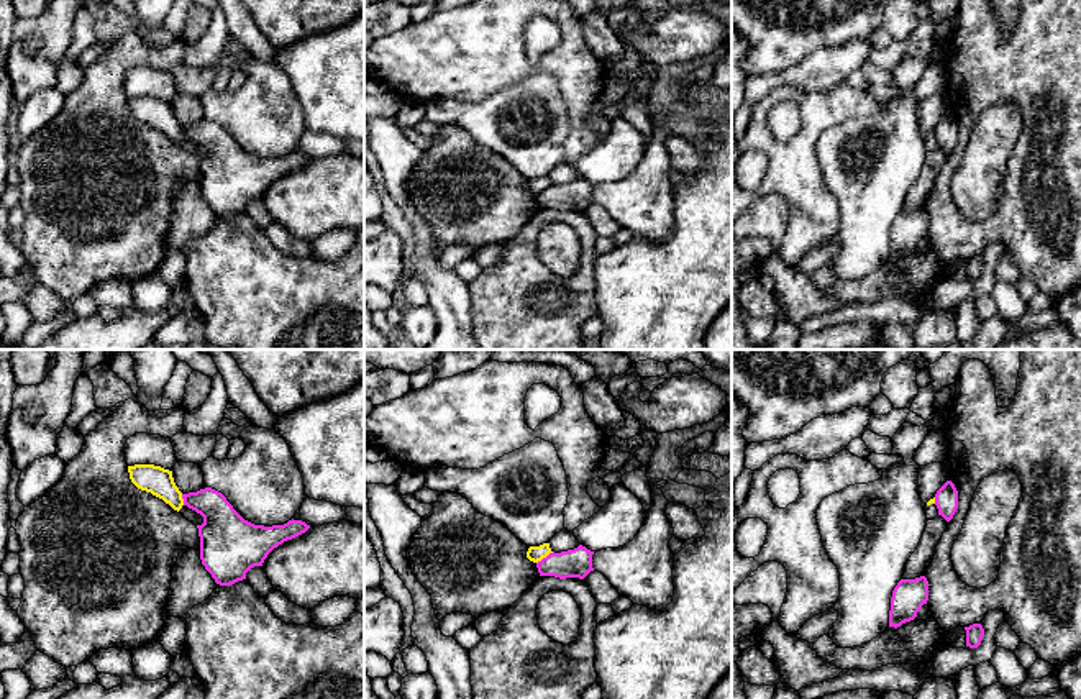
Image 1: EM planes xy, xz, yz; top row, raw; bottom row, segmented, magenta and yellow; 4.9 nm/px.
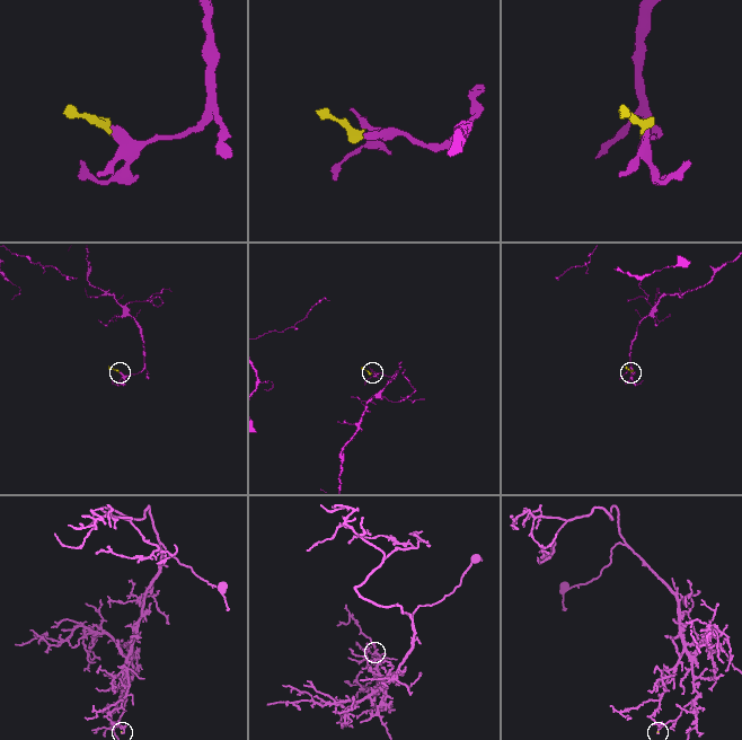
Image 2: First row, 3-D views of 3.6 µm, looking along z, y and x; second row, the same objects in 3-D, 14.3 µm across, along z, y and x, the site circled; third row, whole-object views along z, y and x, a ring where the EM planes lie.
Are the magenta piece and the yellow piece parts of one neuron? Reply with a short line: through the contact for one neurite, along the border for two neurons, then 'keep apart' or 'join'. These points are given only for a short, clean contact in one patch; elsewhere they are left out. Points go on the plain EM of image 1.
line xz (553, 184), (537, 196); keep apart

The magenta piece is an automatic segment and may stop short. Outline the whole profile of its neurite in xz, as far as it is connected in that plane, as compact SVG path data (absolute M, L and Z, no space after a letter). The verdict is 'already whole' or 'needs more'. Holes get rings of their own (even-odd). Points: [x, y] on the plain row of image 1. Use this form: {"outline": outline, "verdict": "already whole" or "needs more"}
{"outline": "M579 177L574 182L550 185L546 190L536 195L540 208L554 208L559 212L579 210L584 212L592 200L594 184Z", "verdict": "already whole"}

